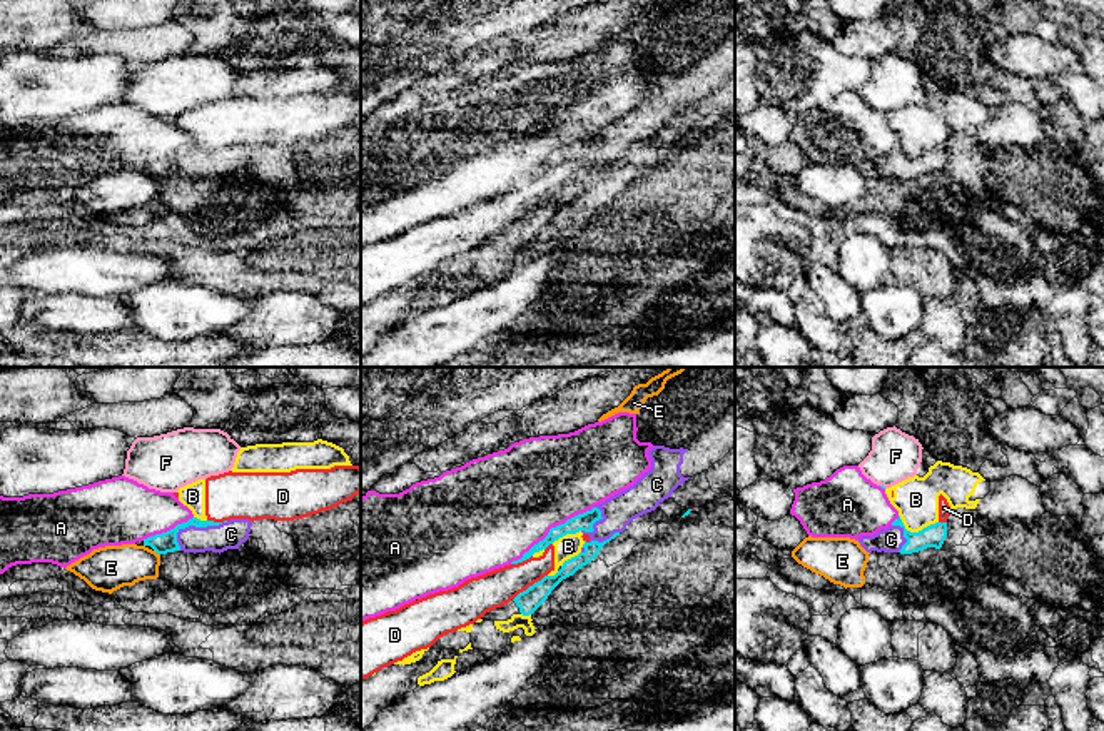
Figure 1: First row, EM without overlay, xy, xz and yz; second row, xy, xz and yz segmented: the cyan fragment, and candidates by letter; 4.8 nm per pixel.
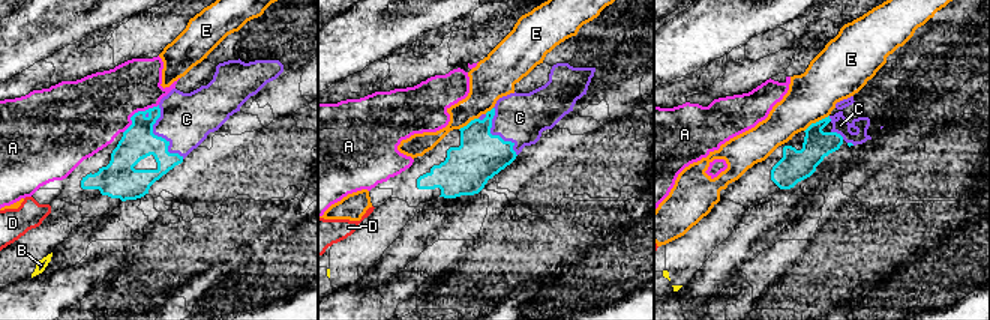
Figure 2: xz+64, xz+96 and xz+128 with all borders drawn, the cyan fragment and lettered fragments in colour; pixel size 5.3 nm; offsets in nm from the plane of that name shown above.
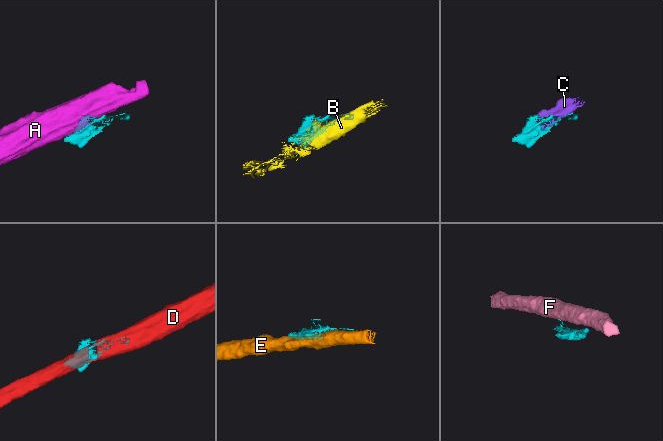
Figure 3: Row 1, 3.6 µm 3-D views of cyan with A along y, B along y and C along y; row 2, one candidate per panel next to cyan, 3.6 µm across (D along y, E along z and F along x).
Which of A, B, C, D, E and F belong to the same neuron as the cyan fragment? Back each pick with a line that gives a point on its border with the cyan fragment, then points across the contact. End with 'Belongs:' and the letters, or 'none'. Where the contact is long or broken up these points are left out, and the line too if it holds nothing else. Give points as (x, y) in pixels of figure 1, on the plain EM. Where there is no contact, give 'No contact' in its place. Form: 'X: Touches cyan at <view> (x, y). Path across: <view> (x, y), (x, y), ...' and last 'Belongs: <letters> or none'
C: Touches cyan at xy (194, 151)
Belongs: C

